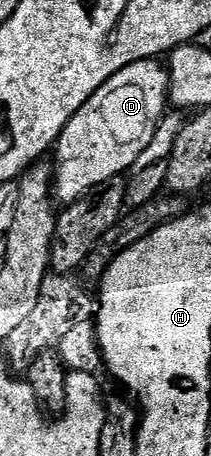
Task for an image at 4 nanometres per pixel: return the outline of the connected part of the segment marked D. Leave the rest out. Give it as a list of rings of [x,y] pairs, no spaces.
[[[146,59],[125,66],[120,72],[114,73],[78,109],[76,116],[72,116],[72,120],[68,120],[68,124],[62,130],[62,135],[58,137],[56,143],[58,167],[55,165],[52,170],[52,194],[57,201],[59,198],[62,204],[75,202],[97,185],[125,175],[133,167],[140,152],[152,142],[154,130],[168,110],[169,71],[163,66],[163,63],[162,66],[160,63],[161,61],[157,59]]]

